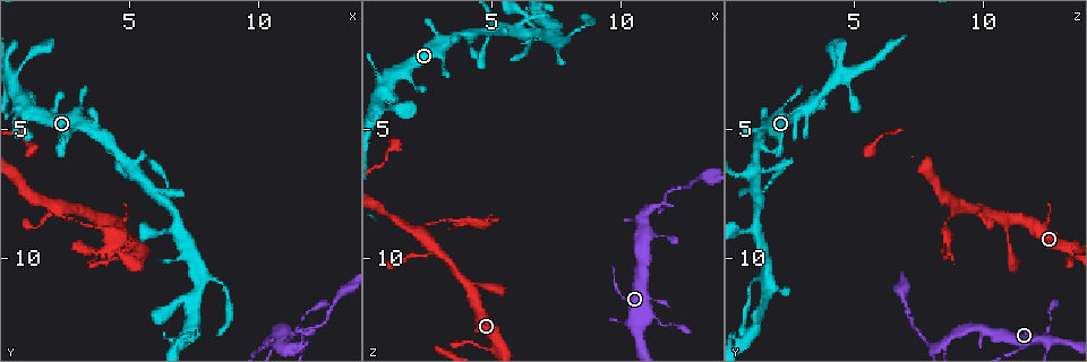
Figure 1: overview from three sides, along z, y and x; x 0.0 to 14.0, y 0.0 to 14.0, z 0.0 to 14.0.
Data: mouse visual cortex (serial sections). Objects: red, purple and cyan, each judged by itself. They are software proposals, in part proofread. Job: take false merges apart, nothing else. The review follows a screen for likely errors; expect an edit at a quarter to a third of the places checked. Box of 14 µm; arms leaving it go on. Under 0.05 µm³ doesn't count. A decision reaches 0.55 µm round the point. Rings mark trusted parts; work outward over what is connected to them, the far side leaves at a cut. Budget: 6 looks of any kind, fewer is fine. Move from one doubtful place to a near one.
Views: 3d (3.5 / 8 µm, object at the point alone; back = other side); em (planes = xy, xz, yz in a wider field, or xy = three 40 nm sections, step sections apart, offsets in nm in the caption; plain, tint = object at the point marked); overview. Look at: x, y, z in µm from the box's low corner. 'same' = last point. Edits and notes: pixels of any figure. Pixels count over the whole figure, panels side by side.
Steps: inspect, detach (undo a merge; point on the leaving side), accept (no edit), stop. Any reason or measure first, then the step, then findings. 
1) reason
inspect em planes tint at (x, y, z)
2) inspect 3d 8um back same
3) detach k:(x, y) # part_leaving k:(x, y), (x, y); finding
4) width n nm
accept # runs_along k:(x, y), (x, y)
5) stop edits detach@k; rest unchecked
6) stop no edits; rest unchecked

three-way junction
inspect 3d 8um at (2.3, 8.1, 9.9)

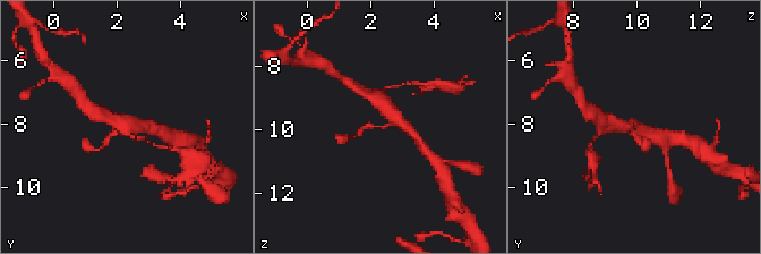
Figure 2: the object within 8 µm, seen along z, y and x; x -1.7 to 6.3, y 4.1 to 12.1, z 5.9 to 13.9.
zoom in
inspect 3d 3.5um at (2.5, 8.1, 9.9)

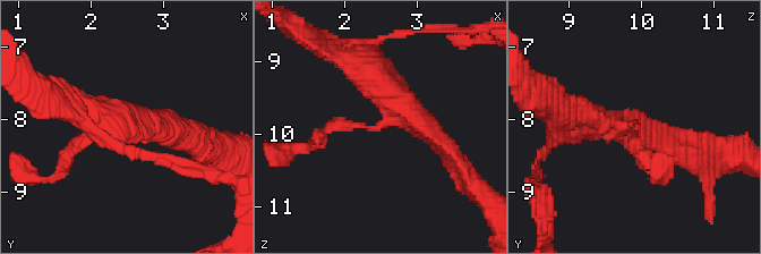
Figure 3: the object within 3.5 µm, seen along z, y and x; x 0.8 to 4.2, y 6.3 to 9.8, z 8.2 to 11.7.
arm_widths 200, 350, 400 nm
accept # continuous, no second cell

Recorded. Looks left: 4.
small branch off a trunk
inspect 3d 8um at (6.3, 7.7, 1.4)

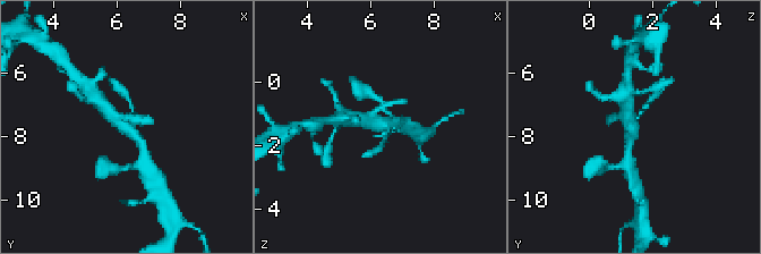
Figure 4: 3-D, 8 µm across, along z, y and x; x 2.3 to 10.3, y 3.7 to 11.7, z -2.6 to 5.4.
arms 3; arm_widths 150, 250, 400 nm; shape alone is not enough
inspect em xy step 3 tint at (6.4, 7.8, 1.4)

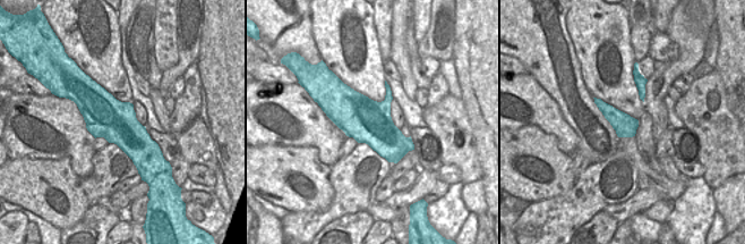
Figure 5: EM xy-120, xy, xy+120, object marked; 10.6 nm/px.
accept # runs_along 4:(104, 106), (139, 138), (144, 157); all the same cell

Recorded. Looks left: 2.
thick turns thin
inspect 3d 3.5um at (8.3, 10.8, 1.3)

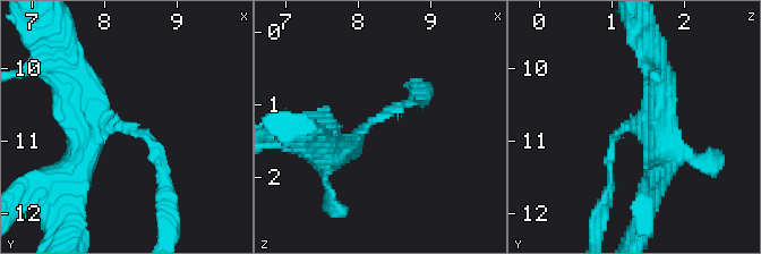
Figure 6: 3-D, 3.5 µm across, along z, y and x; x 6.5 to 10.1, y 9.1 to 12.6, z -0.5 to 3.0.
arm_widths 100, 400 nm; shape alone is not enough
inspect em xy step 5 tint at (8.25, 10.80, 1.20)

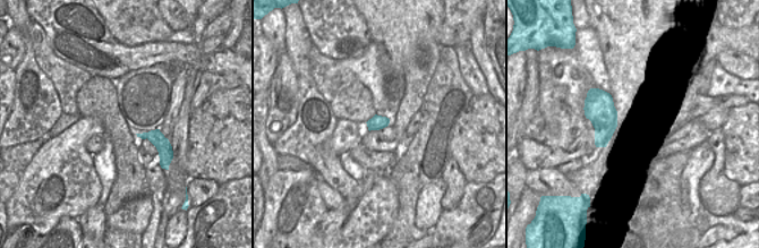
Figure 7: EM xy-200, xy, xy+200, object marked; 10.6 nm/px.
accept # runs_along 6:(73, 104), (139, 132), (160, 180); one cell here

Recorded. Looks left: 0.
stop no edits; rest unchecked

